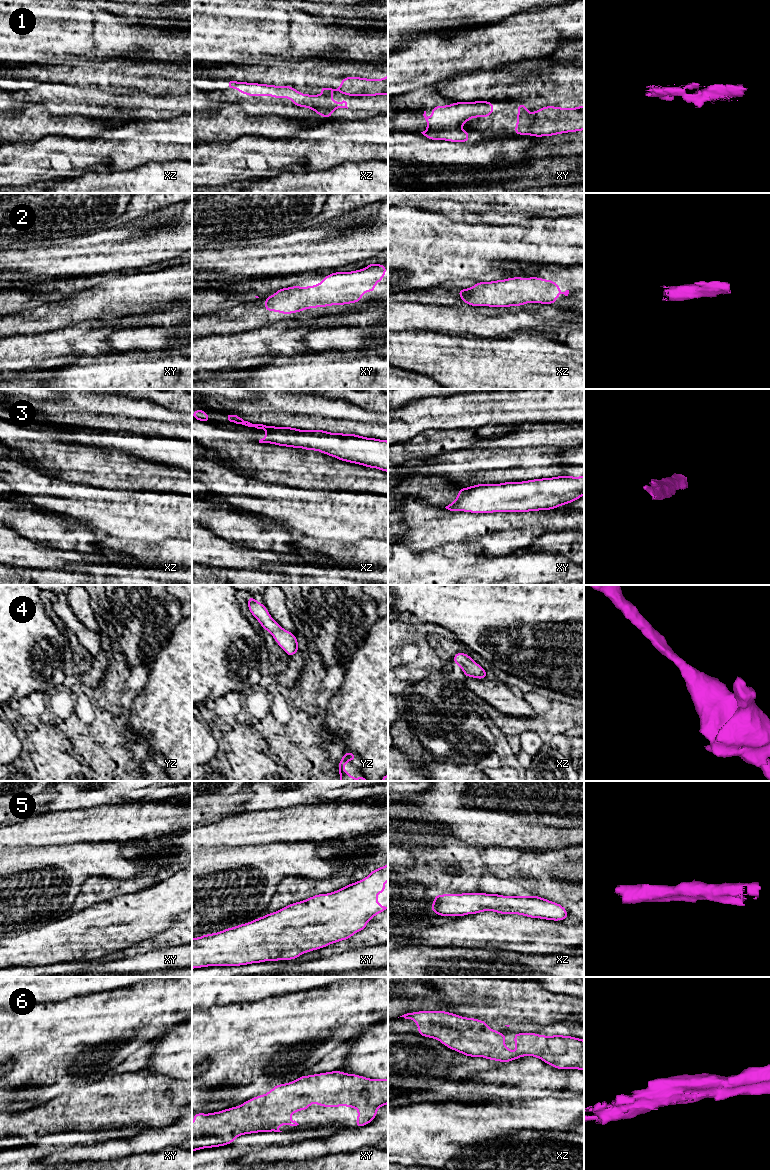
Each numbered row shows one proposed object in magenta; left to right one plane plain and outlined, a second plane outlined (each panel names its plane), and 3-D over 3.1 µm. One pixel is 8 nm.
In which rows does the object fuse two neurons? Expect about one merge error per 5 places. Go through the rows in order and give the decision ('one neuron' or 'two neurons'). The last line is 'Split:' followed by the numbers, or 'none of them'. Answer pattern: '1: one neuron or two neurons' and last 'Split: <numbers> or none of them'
1: two neurons
2: one neuron
3: one neuron
4: one neuron
5: one neuron
6: one neuron
Split: 1

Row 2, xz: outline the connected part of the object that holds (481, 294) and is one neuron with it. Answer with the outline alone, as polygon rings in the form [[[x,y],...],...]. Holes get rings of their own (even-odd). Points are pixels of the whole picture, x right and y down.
[[[513,277],[504,280],[496,280],[491,282],[476,282],[473,287],[468,289],[460,289],[457,291],[463,303],[481,307],[520,307],[527,303],[540,303],[540,304],[555,304],[556,298],[560,294],[568,296],[569,290],[562,292],[559,285],[554,280],[546,280],[538,277]]]

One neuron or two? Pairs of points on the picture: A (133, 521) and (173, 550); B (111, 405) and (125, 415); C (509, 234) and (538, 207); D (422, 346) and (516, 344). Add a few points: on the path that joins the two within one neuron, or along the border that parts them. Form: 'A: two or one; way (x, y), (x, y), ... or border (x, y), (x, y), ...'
A: two; border (140, 539), (150, 543), (181, 540)
B: two; border (123, 403), (118, 415), (96, 414)
C: two; border (532, 215), (555, 218)
D: one; way (445, 351), (487, 351), (493, 347)

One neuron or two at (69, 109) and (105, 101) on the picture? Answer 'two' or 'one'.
one

